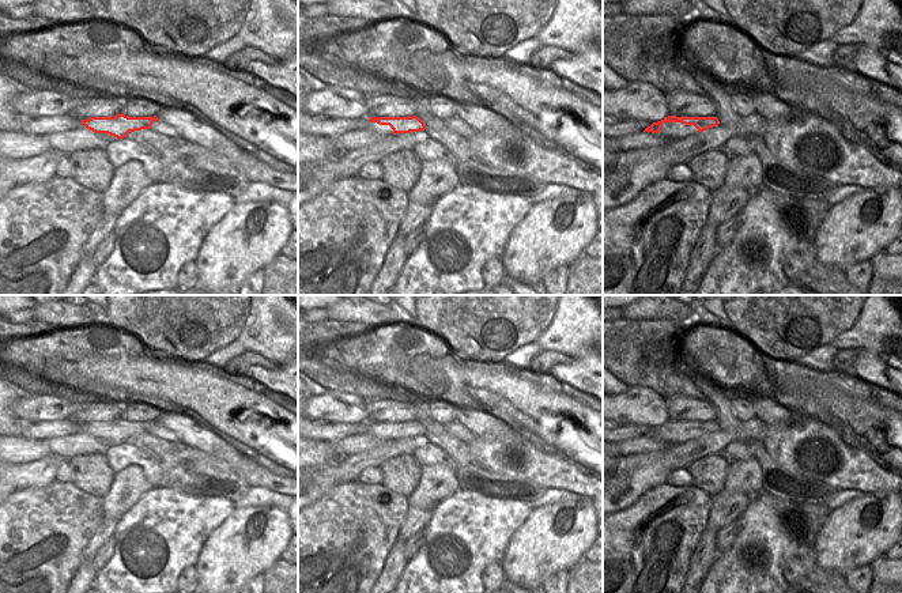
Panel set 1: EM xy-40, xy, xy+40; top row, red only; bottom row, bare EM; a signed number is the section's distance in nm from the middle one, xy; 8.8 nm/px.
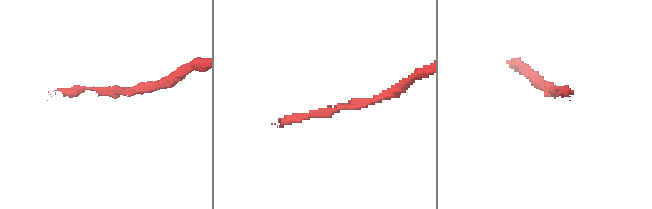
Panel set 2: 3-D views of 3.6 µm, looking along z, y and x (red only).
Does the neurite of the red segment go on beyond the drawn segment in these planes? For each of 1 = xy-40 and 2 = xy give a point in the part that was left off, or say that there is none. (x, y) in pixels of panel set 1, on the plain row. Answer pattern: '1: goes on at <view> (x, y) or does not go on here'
1: does not go on here
2: does not go on here

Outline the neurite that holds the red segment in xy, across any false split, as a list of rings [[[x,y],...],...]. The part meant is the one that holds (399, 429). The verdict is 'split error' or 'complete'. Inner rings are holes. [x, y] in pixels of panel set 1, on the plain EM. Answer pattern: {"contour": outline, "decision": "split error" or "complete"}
{"contour": [[[370,422],[370,427],[377,427],[380,430],[389,430],[396,438],[410,438],[420,437],[426,434],[424,427],[416,422]]], "decision": "complete"}

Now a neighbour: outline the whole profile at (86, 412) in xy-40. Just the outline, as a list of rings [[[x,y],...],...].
[[[78,403],[78,409],[68,420],[79,424],[88,424],[91,422],[114,422],[122,418],[122,405],[107,403]]]

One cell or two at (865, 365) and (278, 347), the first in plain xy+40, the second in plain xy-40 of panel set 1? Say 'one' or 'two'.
two

